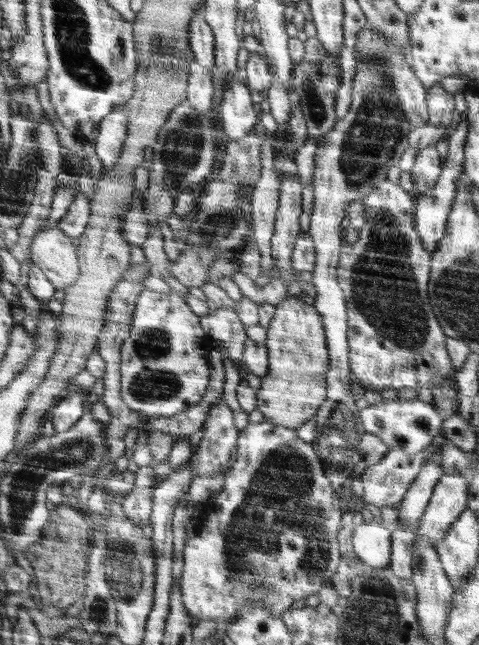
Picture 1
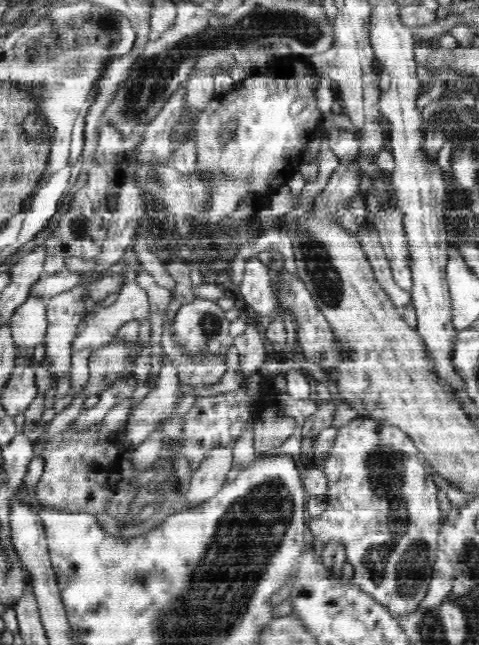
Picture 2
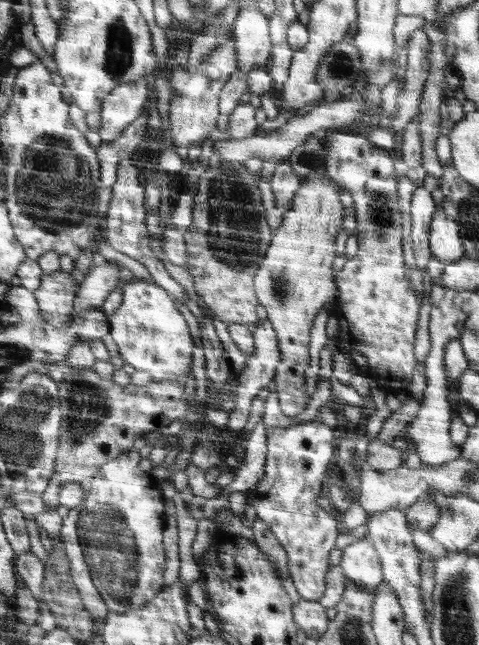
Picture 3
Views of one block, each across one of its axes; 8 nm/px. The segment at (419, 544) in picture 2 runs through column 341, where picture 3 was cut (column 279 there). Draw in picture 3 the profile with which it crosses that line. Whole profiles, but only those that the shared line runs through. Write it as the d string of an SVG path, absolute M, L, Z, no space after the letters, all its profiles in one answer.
M320 420L313 421L304 421L295 426L288 426L288 428L270 428L266 429L266 437L267 437L267 453L265 460L265 469L264 469L264 477L256 484L255 488L250 489L248 492L248 496L252 499L252 507L255 508L256 516L262 519L266 524L270 526L272 532L274 532L274 536L278 538L278 542L283 546L284 550L286 550L286 554L288 556L288 569L290 576L293 580L293 584L296 587L298 594L300 594L301 598L304 600L312 600L318 601L320 597L324 594L326 590L326 574L328 574L328 559L330 559L330 551L334 548L334 540L336 540L336 536L338 536L338 523L339 520L334 520L328 511L322 510L318 504L316 504L316 500L314 500L314 496L318 496L320 494L320 488L322 488L322 482L328 478L328 462L330 462L330 458L332 458L332 454L334 454L334 432L332 432L332 426L326 426L326 422L322 422Z

